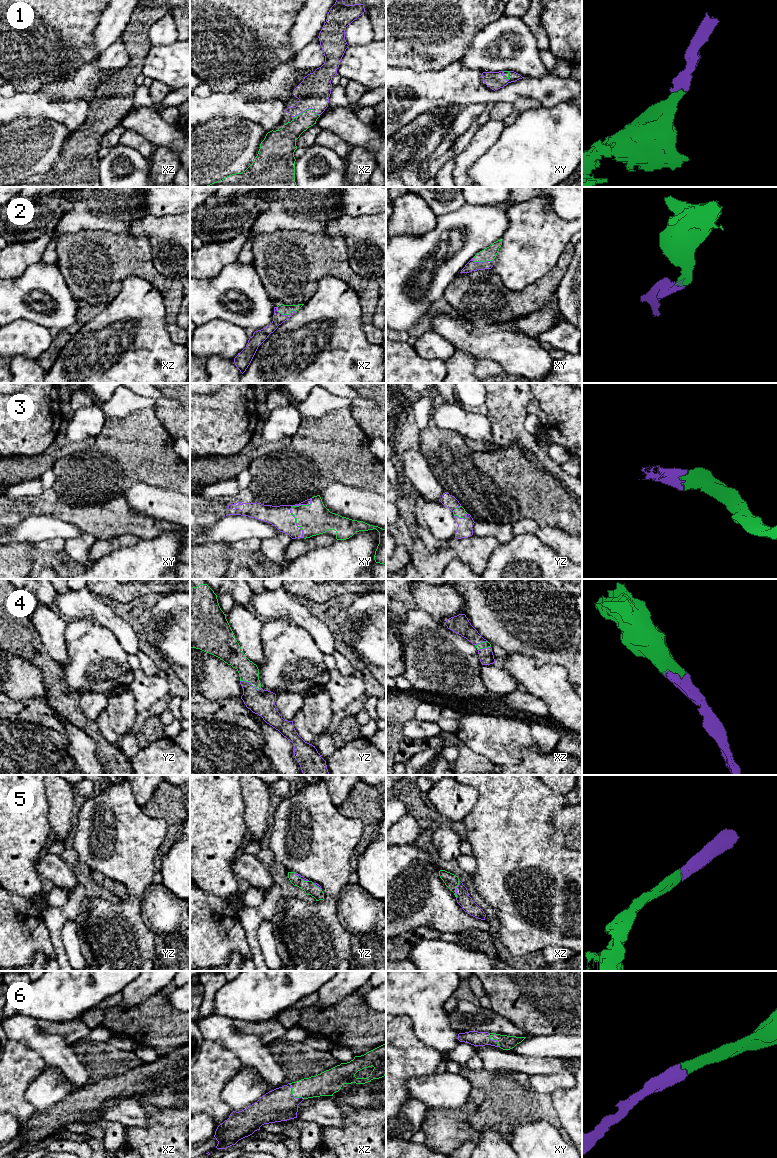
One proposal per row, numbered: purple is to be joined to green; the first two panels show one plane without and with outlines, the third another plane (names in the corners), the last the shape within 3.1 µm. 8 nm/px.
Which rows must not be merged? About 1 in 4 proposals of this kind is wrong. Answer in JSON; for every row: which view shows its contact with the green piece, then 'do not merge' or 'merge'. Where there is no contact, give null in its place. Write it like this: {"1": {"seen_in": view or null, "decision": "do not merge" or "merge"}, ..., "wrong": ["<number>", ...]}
{"1": {"seen_in": "xz", "decision": "merge"}, "2": {"seen_in": "xy", "decision": "merge"}, "3": {"seen_in": "xy", "decision": "merge"}, "4": {"seen_in": "yz", "decision": "merge"}, "5": {"seen_in": "xz", "decision": "merge"}, "6": {"seen_in": "xz", "decision": "merge"}, "wrong": []}

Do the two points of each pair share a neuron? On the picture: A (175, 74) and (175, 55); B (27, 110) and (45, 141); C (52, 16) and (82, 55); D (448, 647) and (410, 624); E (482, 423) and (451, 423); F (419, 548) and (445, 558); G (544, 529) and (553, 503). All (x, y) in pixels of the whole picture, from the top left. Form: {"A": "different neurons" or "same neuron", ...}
{"A": "same neuron", "B": "different neurons", "C": "same neuron", "D": "same neuron", "E": "same neuron", "F": "same neuron", "G": "different neurons"}

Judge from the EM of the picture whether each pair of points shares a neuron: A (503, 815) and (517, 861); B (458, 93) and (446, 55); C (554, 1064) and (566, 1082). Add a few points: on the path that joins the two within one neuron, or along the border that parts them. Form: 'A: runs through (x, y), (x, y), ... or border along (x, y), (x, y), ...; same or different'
A: runs through (512, 826), (516, 850); same
B: border along (456, 61), (439, 69), (426, 71); different
C: border along (571, 1072), (558, 1071), (549, 1074), (536, 1074); different

